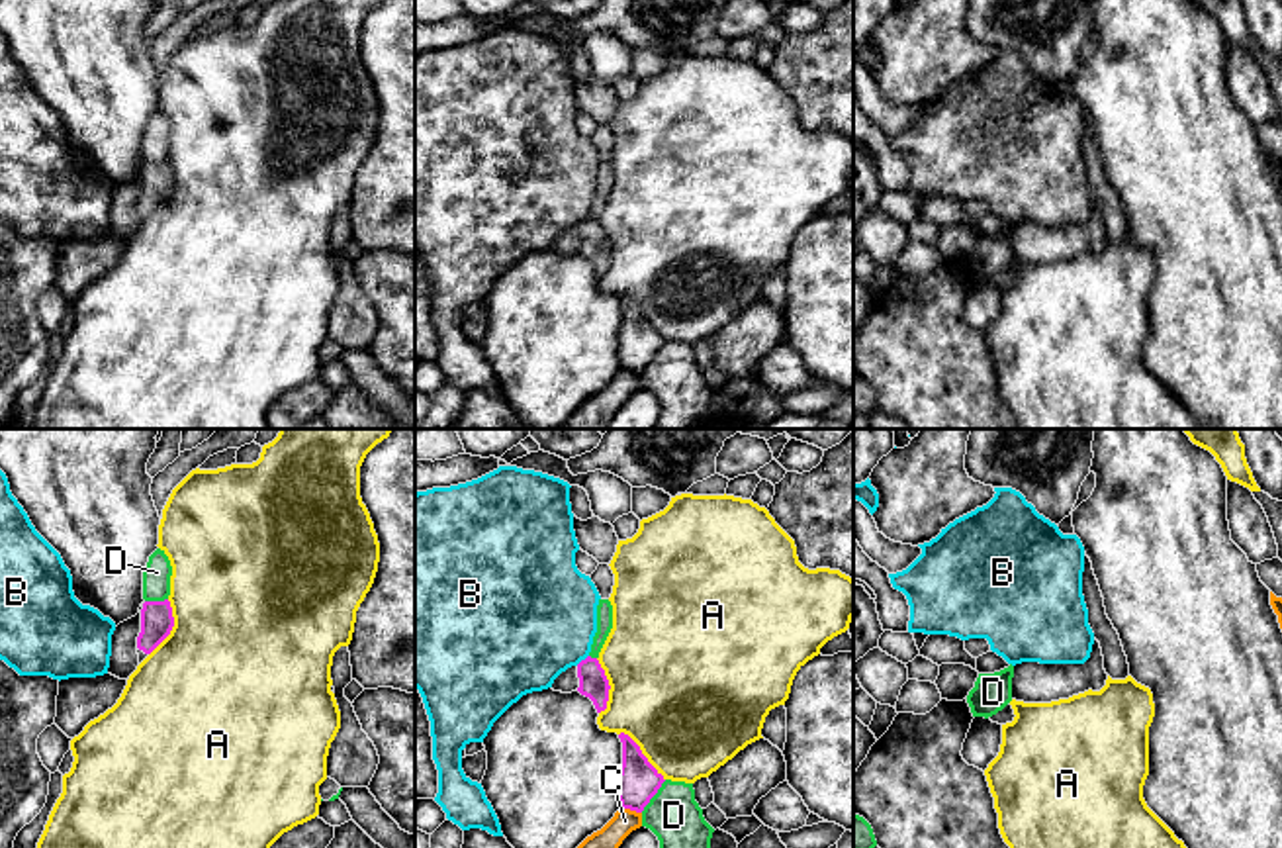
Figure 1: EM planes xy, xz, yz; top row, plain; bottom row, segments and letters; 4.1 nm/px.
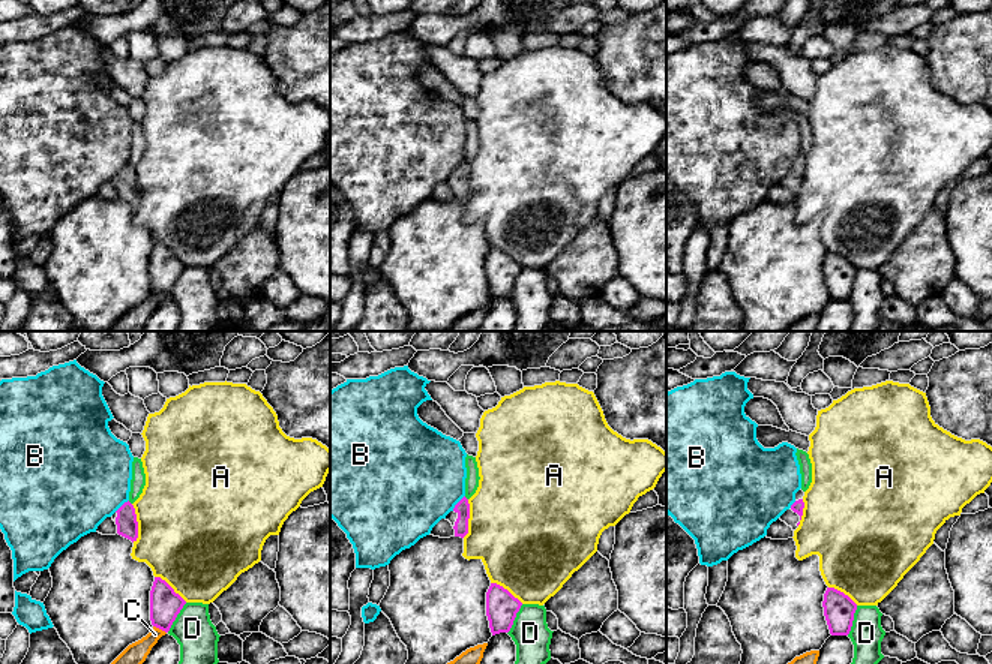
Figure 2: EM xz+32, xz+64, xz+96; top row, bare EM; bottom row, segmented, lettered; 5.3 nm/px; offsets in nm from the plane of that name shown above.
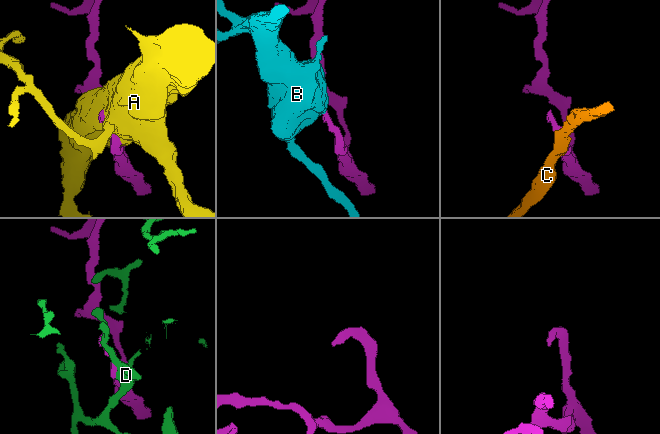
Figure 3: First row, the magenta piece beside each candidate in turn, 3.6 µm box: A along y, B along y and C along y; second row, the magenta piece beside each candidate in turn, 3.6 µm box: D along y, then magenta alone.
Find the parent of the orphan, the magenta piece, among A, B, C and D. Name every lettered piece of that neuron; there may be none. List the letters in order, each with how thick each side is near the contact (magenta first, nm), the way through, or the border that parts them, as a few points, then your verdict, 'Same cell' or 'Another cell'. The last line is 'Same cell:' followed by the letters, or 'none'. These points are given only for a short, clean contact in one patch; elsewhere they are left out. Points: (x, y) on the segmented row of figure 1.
A: Thickness 120 nm (magenta) against 500 nm. Another cell
B: Thickness 120 nm (magenta) against 480 nm. Boundary: xz (588, 655), (576, 664). Another cell
C: Thickness 170 nm (magenta) against 100 nm. Boundary: xz (621, 805), (640, 813). Another cell
D: Thickness 170 nm (magenta) against 220 nm. Another cell
Same cell: none

